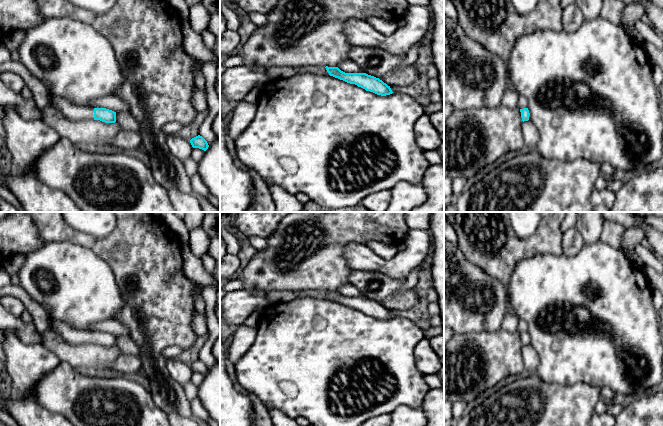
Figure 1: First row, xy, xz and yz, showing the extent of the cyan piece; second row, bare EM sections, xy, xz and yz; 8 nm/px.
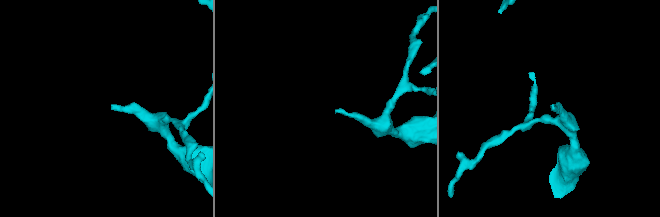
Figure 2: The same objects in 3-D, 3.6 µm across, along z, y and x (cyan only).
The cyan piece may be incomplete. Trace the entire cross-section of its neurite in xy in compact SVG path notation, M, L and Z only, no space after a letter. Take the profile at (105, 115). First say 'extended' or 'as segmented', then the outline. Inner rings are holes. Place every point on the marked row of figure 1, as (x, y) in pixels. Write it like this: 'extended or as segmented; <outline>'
extended; M50 95L50 105L60 111L66 118L70 120L100 120L105 123L116 122L116 112L106 108L92 108L86 106L77 106L69 100Z

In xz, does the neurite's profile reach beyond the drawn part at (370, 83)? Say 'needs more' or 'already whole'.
already whole

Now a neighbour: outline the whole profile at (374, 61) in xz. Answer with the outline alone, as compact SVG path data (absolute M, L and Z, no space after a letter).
M352 46L349 58L364 73L379 78L390 87L410 86L418 78L415 66L404 64L406 55L393 55L378 47Z

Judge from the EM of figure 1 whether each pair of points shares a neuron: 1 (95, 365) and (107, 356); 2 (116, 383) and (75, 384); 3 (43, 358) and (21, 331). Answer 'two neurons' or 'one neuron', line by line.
1: one neuron
2: one neuron
3: two neurons

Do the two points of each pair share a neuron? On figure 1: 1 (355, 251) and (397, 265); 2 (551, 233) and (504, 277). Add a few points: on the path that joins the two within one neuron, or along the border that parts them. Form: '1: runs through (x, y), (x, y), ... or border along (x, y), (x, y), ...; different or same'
1: runs through (365, 259), (380, 265), (387, 265); same
2: runs through (537, 244), (523, 248), (508, 263); same

